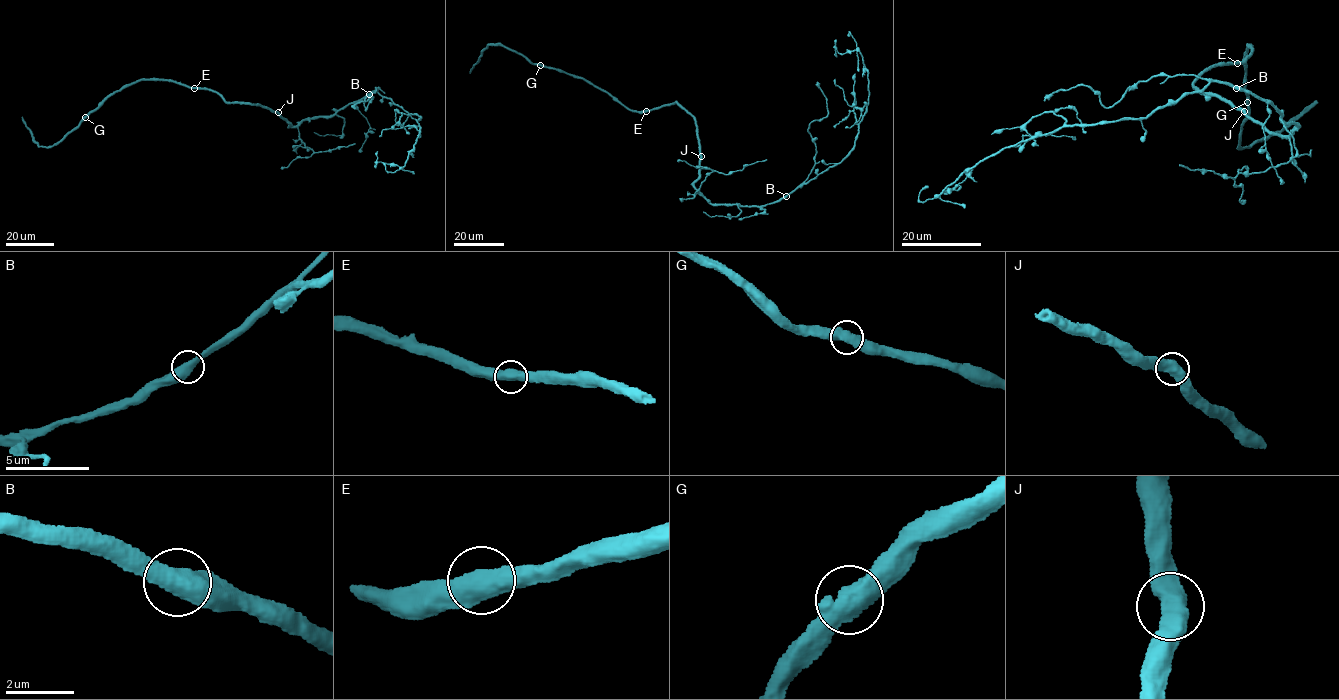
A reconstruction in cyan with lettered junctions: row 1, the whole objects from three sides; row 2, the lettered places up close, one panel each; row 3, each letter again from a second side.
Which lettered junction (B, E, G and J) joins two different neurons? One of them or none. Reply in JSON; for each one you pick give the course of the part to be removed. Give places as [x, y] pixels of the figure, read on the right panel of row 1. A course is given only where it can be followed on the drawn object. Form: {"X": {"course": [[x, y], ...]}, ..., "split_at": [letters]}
{"split_at": []}

